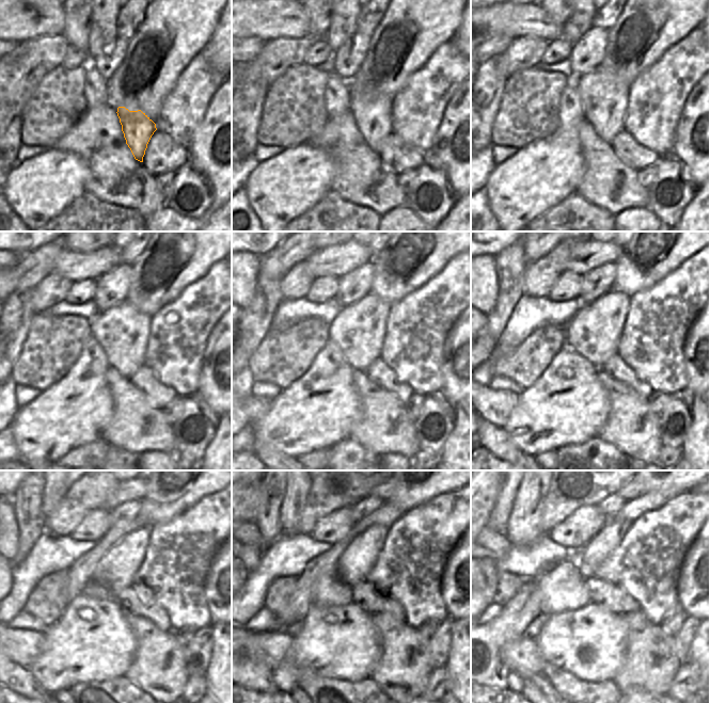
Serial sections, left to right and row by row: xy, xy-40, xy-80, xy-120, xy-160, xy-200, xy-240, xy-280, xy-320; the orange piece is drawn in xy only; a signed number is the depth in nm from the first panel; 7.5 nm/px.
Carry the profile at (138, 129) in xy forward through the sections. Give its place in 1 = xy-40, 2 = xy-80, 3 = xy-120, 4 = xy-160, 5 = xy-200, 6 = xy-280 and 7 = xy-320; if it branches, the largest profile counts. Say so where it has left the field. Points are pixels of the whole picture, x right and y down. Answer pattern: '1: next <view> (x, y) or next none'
1: next xy-40 (372, 111)
2: next xy-80 (603, 96)
3: next xy-120 (122, 331)
4: next xy-160 (359, 329)
5: next xy-200 (595, 331)
6: next xy-280 (358, 559)
7: next xy-320 (610, 537)

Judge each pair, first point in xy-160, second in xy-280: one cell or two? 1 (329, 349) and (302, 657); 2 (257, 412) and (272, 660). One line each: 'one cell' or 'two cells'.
1: one cell
2: one cell

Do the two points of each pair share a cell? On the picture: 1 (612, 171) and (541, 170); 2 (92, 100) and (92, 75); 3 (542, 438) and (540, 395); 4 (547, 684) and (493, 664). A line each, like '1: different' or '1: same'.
1: different
2: same
3: same
4: different

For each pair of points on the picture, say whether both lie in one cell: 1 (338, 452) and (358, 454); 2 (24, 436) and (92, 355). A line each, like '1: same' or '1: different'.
1: same
2: same

